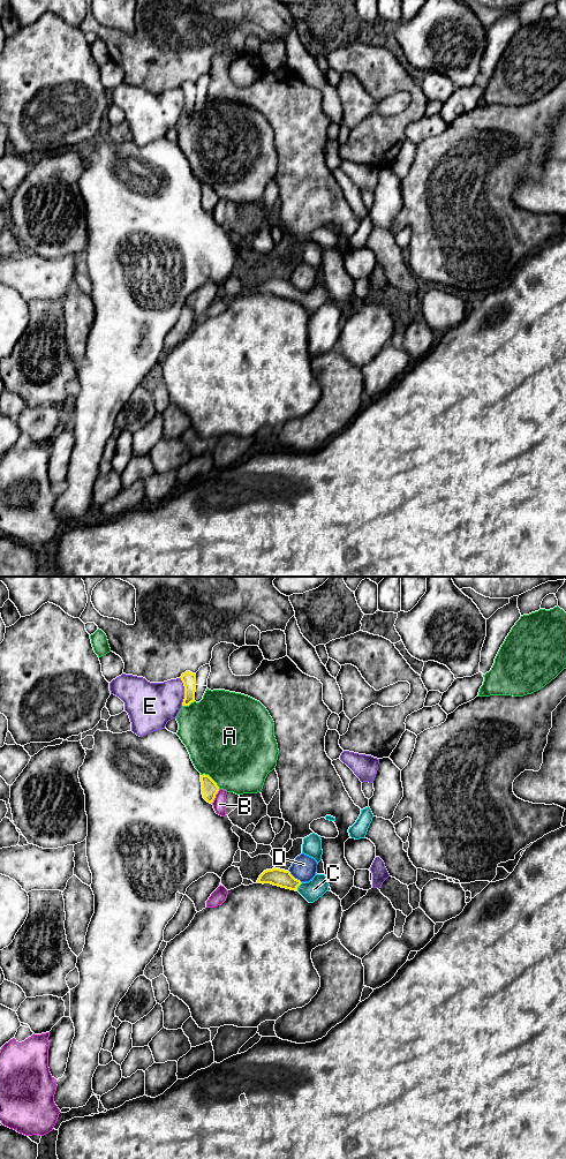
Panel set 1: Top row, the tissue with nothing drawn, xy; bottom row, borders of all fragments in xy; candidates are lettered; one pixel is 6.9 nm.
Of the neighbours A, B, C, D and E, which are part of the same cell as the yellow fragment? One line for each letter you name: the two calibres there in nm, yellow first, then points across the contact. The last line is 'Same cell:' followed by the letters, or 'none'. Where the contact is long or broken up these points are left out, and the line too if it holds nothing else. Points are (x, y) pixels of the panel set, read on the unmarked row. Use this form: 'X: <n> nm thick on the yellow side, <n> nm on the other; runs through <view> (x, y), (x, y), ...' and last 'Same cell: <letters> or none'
C: 120 nm thick on the yellow side, 140 nm on the other; runs through xy (276, 286), (297, 295), (314, 299)
Same cell: C

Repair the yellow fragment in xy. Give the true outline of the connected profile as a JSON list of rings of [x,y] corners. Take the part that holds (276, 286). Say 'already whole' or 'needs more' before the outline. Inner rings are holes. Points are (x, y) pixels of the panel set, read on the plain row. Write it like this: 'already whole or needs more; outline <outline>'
needs more; outline [[[272,278],[264,280],[258,293],[271,293],[281,298],[299,301],[309,313],[314,313],[329,301],[327,287],[324,284],[317,284],[309,292],[301,292],[295,288],[289,280]]]

